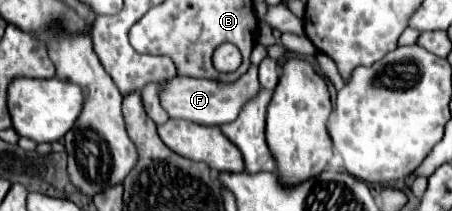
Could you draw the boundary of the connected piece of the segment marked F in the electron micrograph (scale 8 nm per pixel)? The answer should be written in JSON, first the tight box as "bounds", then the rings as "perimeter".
{"bounds":[161,66,259,126],"perimeter":[[[249,66],[249,70],[233,84],[223,84],[215,80],[205,78],[189,78],[189,76],[175,76],[161,82],[161,106],[169,114],[169,118],[181,118],[195,124],[207,124],[207,126],[221,126],[227,122],[233,122],[243,104],[253,98],[259,92],[259,78],[257,78],[257,66]]]}

